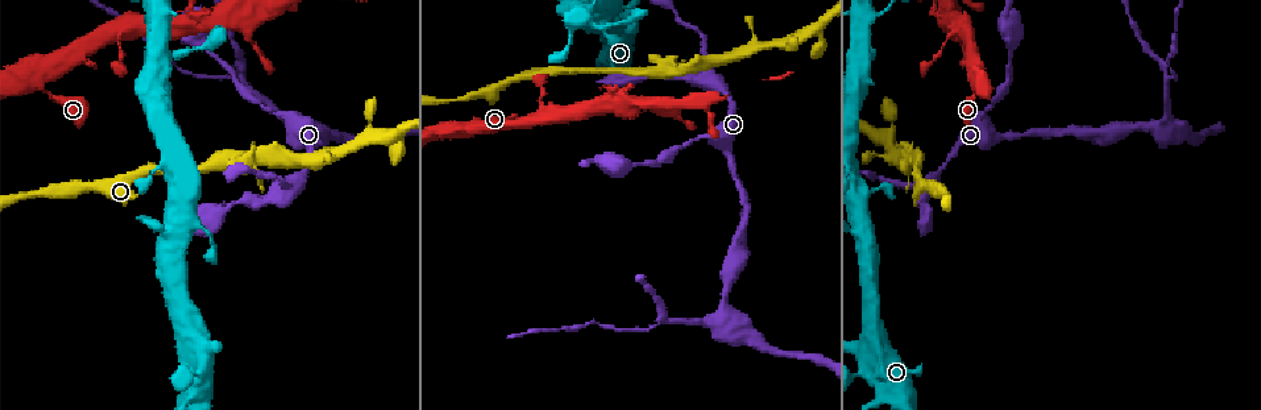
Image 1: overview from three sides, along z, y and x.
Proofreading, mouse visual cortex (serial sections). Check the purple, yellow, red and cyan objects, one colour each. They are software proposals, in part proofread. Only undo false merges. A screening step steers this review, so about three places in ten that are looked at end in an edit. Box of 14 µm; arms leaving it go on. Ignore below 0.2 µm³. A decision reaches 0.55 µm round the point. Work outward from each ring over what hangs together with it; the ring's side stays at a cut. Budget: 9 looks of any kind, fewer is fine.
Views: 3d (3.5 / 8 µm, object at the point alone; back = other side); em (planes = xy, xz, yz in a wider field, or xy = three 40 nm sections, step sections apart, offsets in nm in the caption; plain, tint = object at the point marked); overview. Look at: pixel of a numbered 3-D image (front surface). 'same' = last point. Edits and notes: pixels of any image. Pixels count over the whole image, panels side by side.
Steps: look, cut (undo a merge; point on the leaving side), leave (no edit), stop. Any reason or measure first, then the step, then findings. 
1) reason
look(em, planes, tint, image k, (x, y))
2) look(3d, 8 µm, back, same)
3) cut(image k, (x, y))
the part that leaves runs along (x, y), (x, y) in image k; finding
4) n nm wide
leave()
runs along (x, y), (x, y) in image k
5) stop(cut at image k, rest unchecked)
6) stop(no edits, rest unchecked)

calibre changes
look(3d, 3.5 µm, image 1, (872, 14))

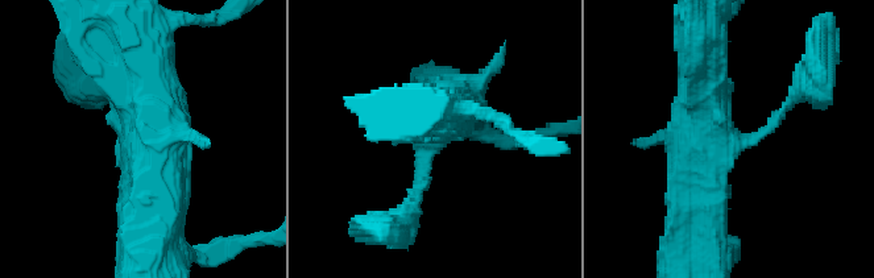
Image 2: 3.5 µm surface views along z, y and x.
look(em, planes, plain, image 2, (728, 139))

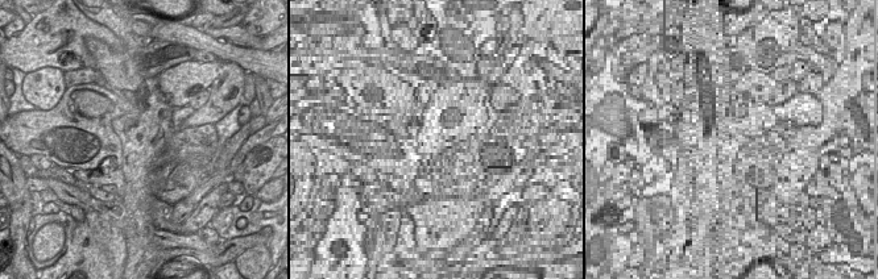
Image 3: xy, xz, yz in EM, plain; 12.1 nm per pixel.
where the object lies
look(em, planes, tint, same)

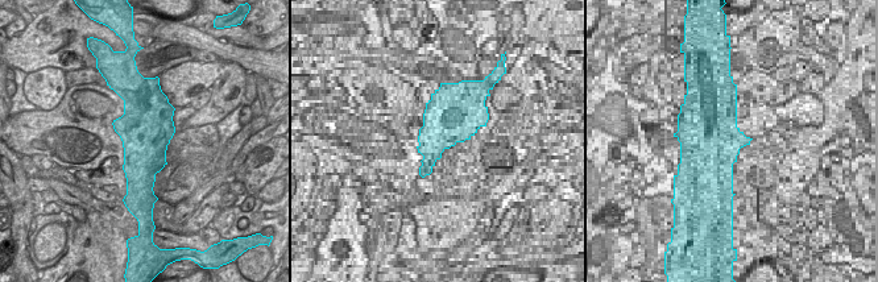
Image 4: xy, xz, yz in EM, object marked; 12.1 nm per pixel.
leave()
runs along (154, 229), (158, 116), (114, 91) in image 2; one cell here

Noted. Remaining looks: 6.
side arm on a straight run
look(3d, 3.5 µm, image 1, (198, 21))

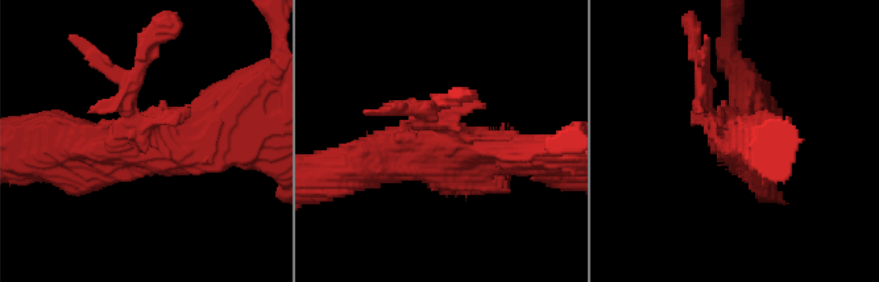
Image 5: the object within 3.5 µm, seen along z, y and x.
leave()
runs along (74, 145), (200, 145), (249, 124) in image 5; one cell here

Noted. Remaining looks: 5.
look(3d, 3.5 µm, back, image 1, (1157, 128))

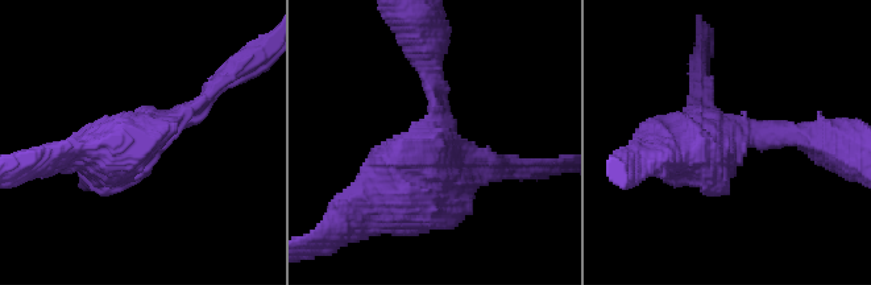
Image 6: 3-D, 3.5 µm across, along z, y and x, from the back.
look(em, xy, step 2, tint, image 6, (733, 138))

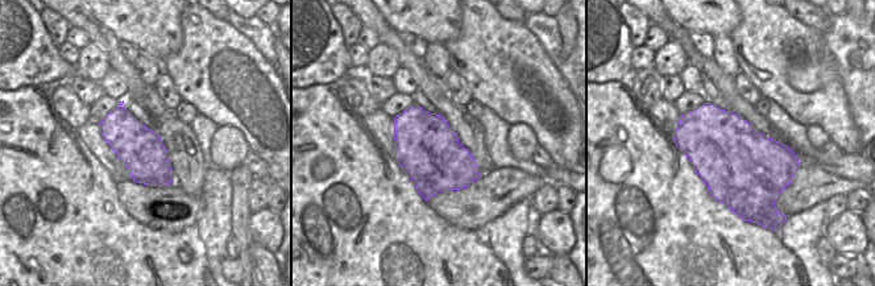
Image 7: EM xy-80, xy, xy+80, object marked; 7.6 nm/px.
500 nm wide
leave()
runs along (430, 73), (438, 160), (365, 207) in image 6; one cell here

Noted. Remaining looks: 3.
arms part here
look(3d, 3.5 µm, image 1, (242, 80))

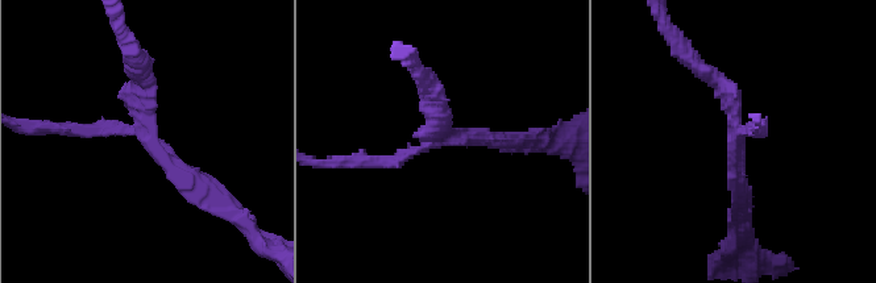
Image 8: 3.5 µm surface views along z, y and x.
now the EM
look(em, xy, step 2, tint, image 8, (140, 131))

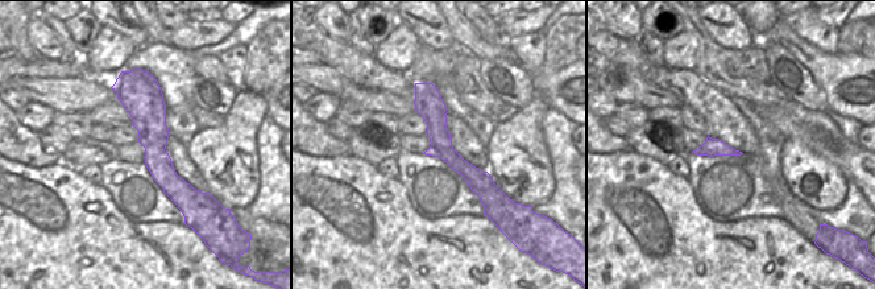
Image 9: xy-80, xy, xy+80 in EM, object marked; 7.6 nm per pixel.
3 arms
leave()
runs along (119, 85), (148, 114), (183, 203) in image 9; one cell here

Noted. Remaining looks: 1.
stop(no edits, rest unchecked)

